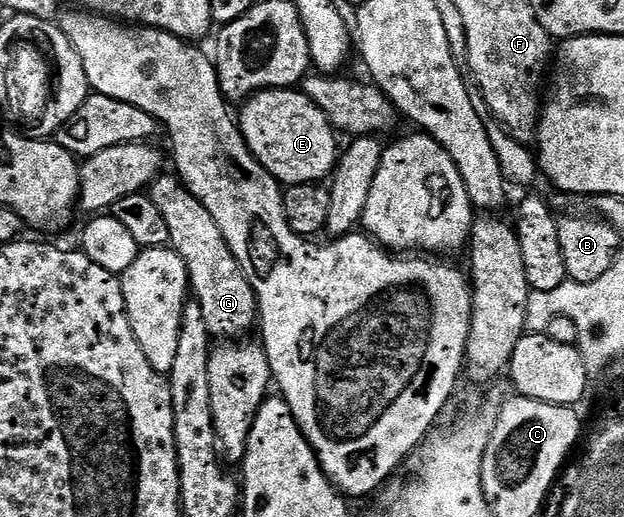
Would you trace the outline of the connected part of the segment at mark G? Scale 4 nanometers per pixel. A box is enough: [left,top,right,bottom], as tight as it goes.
[149,176,259,338]

